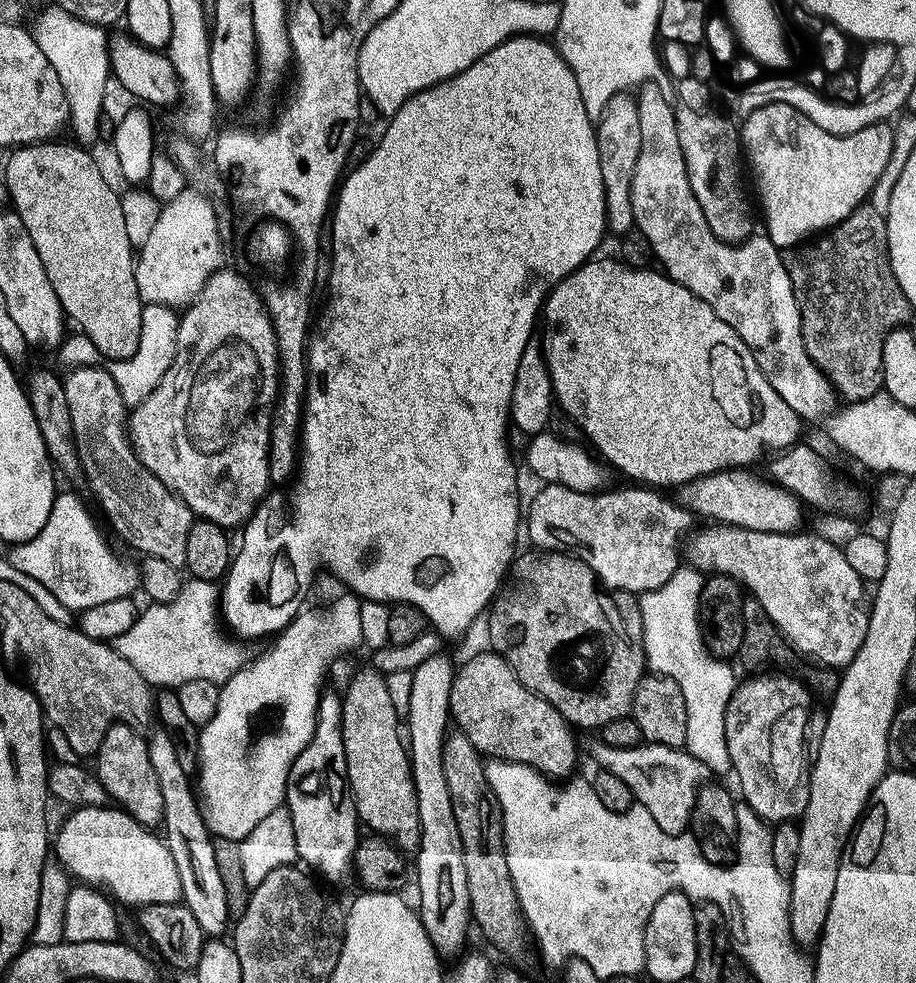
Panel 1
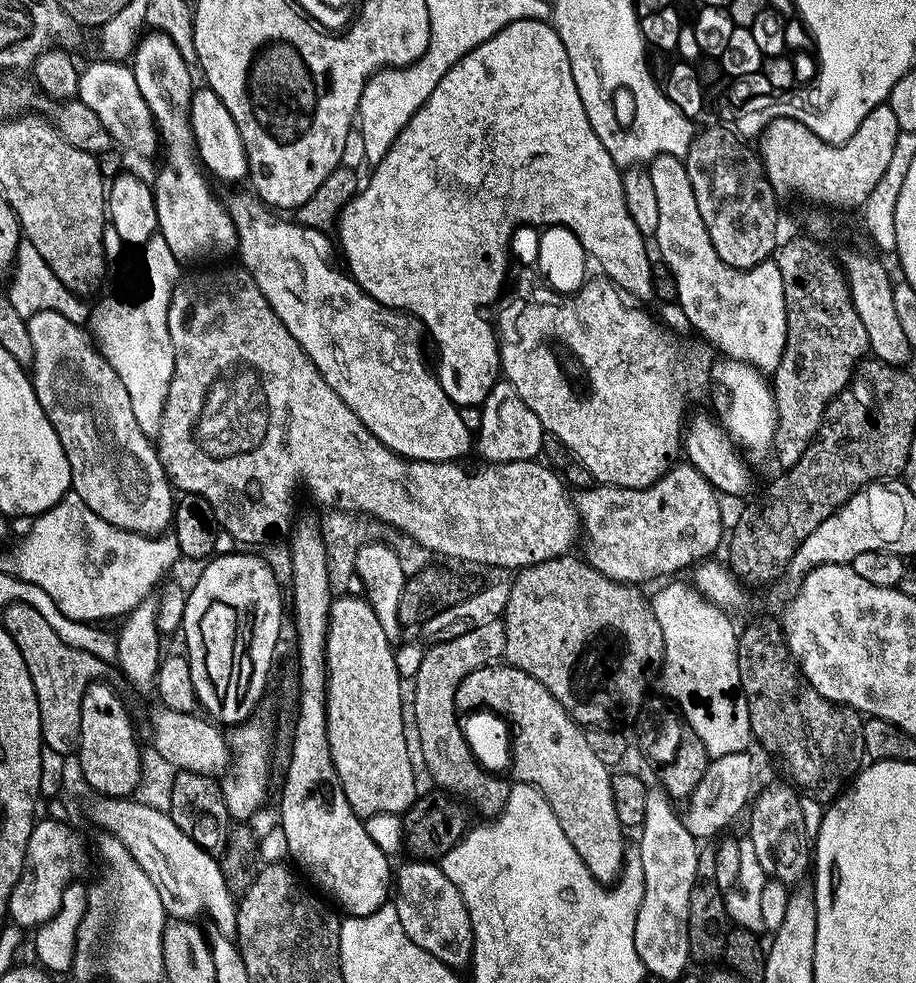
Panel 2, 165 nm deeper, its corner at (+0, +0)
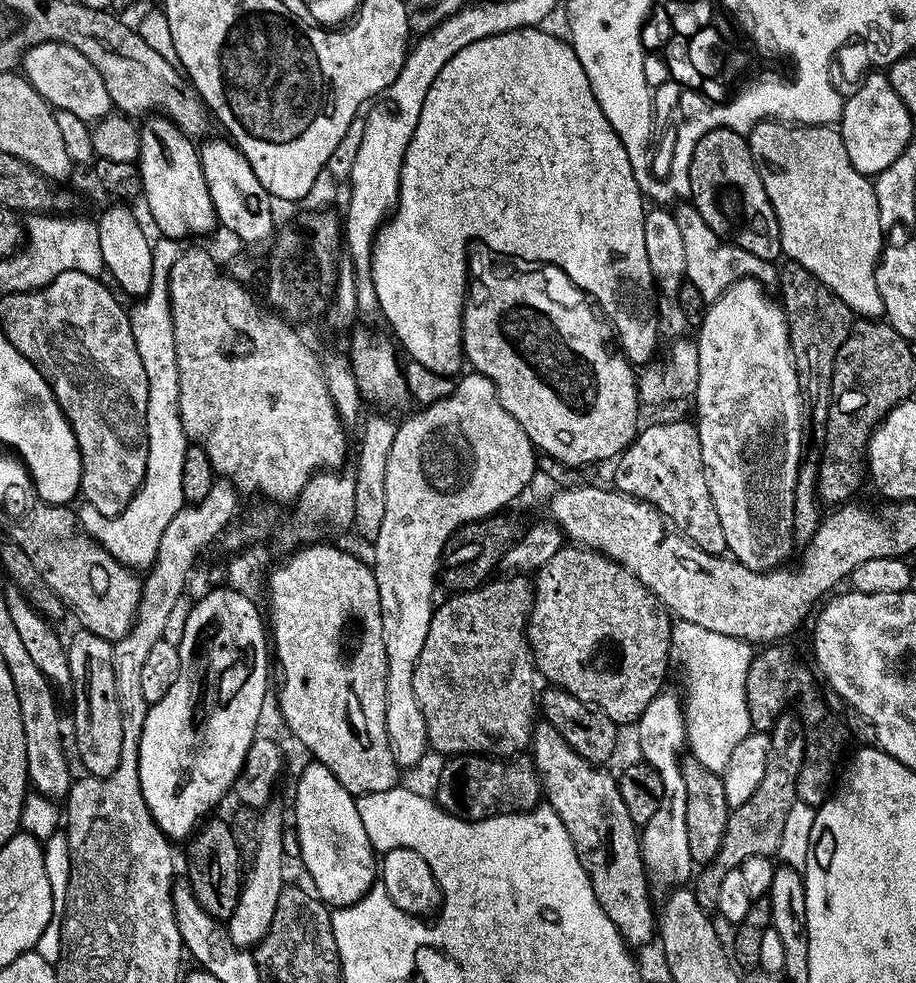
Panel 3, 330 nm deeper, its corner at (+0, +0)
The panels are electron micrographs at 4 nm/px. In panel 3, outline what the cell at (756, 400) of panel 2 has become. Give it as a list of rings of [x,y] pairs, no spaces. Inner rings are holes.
[[[754,279],[738,280],[724,291],[717,300],[707,305],[704,320],[698,325],[700,336],[695,337],[698,350],[698,386],[694,403],[696,403],[696,416],[694,423],[698,442],[702,446],[702,466],[706,486],[710,490],[710,498],[714,502],[714,510],[718,510],[718,522],[722,522],[722,534],[726,534],[728,552],[742,566],[755,572],[770,572],[773,568],[781,567],[784,560],[794,549],[794,498],[796,497],[796,483],[800,462],[805,455],[804,424],[806,428],[806,408],[802,403],[800,383],[796,373],[796,363],[792,361],[792,347],[788,337],[788,317],[781,305],[775,299],[767,296],[765,285]]]

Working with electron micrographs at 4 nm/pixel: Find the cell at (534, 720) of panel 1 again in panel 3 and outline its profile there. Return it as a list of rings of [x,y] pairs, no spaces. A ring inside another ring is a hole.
[[[547,722],[533,727],[530,755],[540,773],[543,799],[562,818],[562,826],[576,847],[578,862],[582,862],[582,870],[590,878],[598,906],[614,922],[629,948],[639,950],[643,944],[651,940],[653,943],[658,916],[654,908],[652,912],[652,896],[648,893],[650,877],[640,855],[638,825],[630,818],[626,802],[622,802],[617,777],[584,760]]]

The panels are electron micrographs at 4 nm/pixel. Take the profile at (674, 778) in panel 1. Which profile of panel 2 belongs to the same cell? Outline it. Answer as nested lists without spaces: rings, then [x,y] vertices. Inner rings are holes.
[[[735,752],[726,757],[713,759],[704,772],[704,777],[698,782],[695,790],[688,795],[682,819],[686,830],[697,838],[703,836],[719,837],[727,824],[736,820],[740,811],[743,813],[749,807],[752,792],[752,760],[748,752]],[[752,792],[752,793],[751,793]],[[748,795],[749,800],[748,800]],[[745,807],[745,808],[744,808]],[[744,808],[744,809],[743,809]],[[722,831],[722,832],[720,832]],[[720,832],[720,833],[719,833]]]

